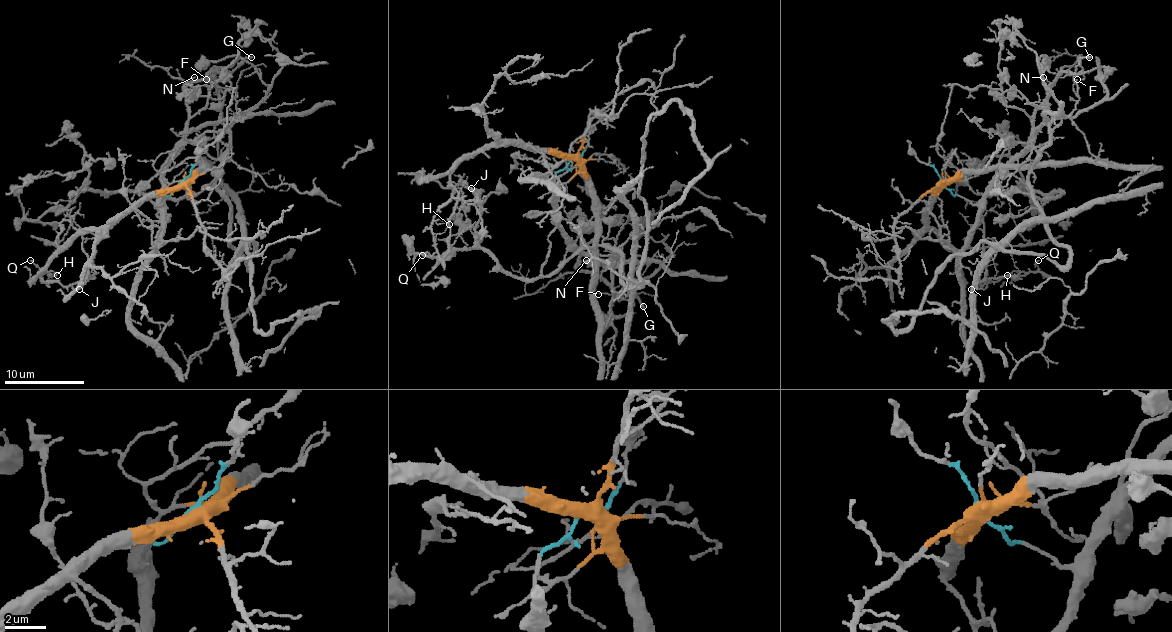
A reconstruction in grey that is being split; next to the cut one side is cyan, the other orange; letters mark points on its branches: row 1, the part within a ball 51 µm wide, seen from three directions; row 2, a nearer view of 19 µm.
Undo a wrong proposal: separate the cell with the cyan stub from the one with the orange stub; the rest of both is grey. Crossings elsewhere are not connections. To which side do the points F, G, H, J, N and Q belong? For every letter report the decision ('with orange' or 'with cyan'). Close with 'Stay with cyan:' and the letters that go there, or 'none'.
F: with orange
G: with cyan
H: with orange
J: with orange
N: with cyan
Q: with orange
Stay with cyan: G, N

